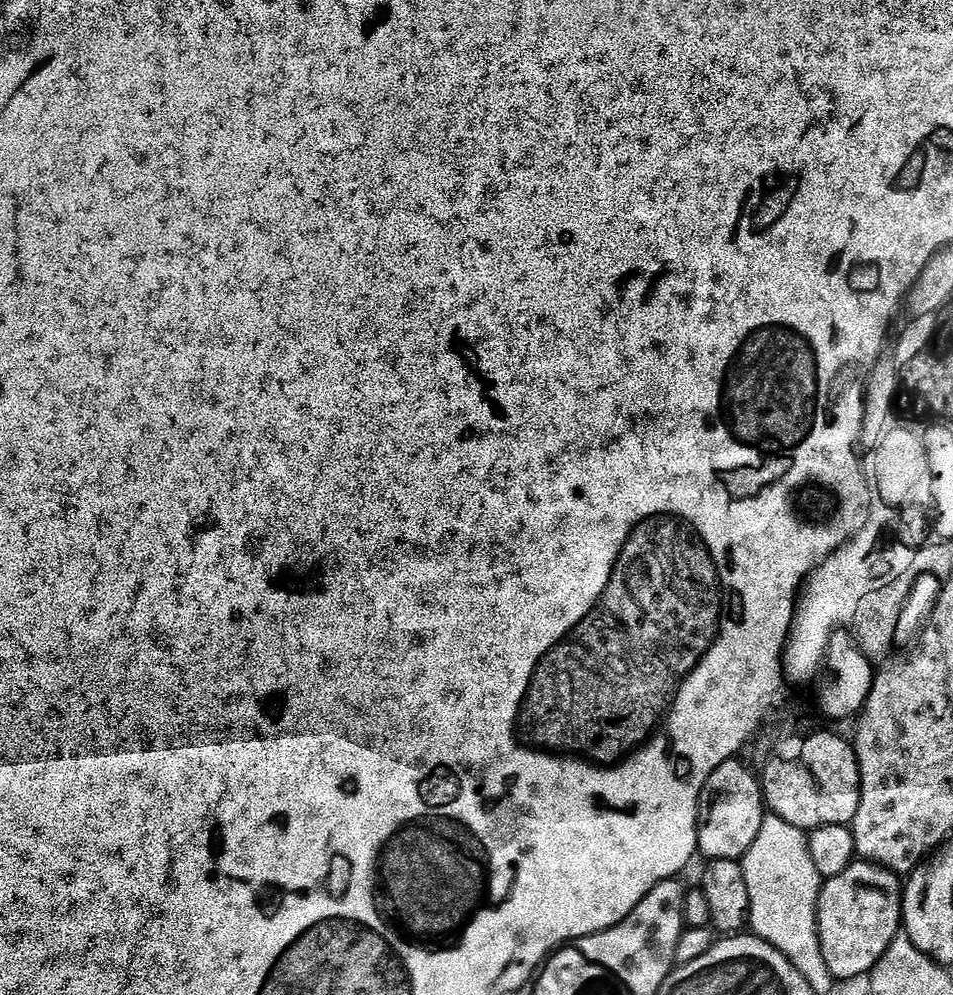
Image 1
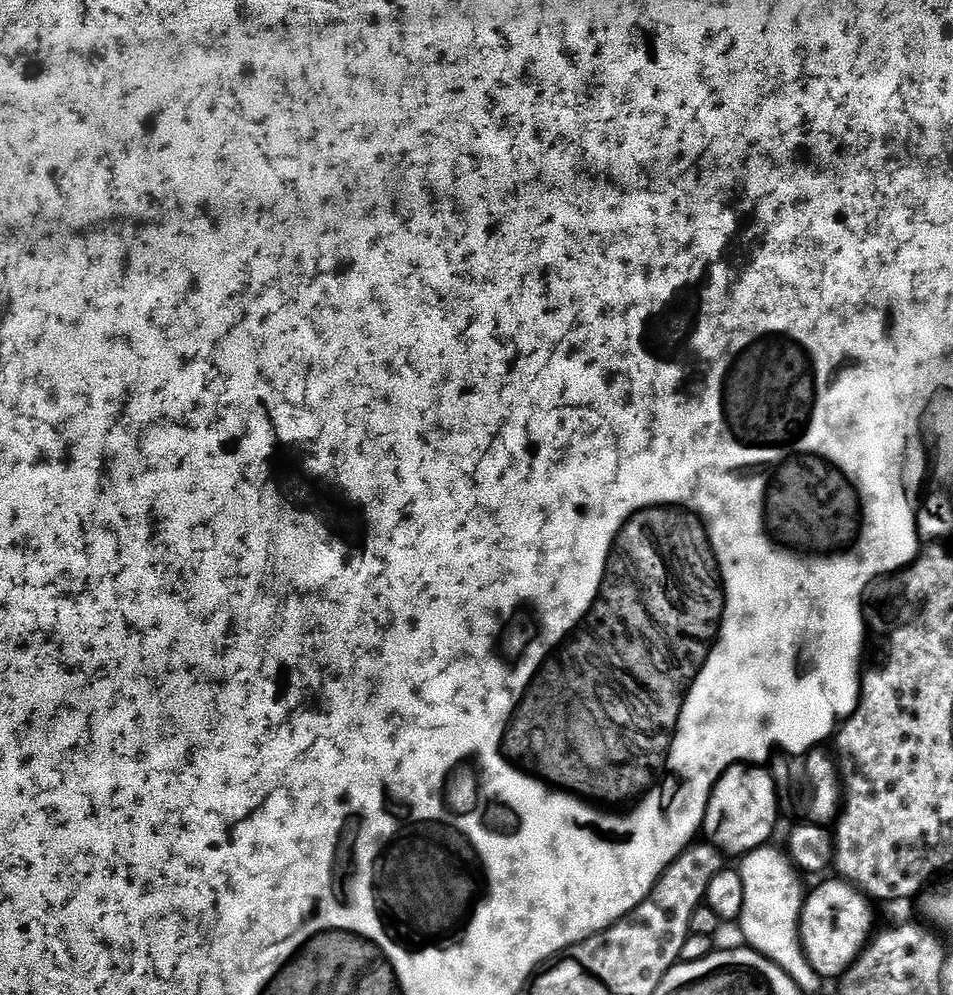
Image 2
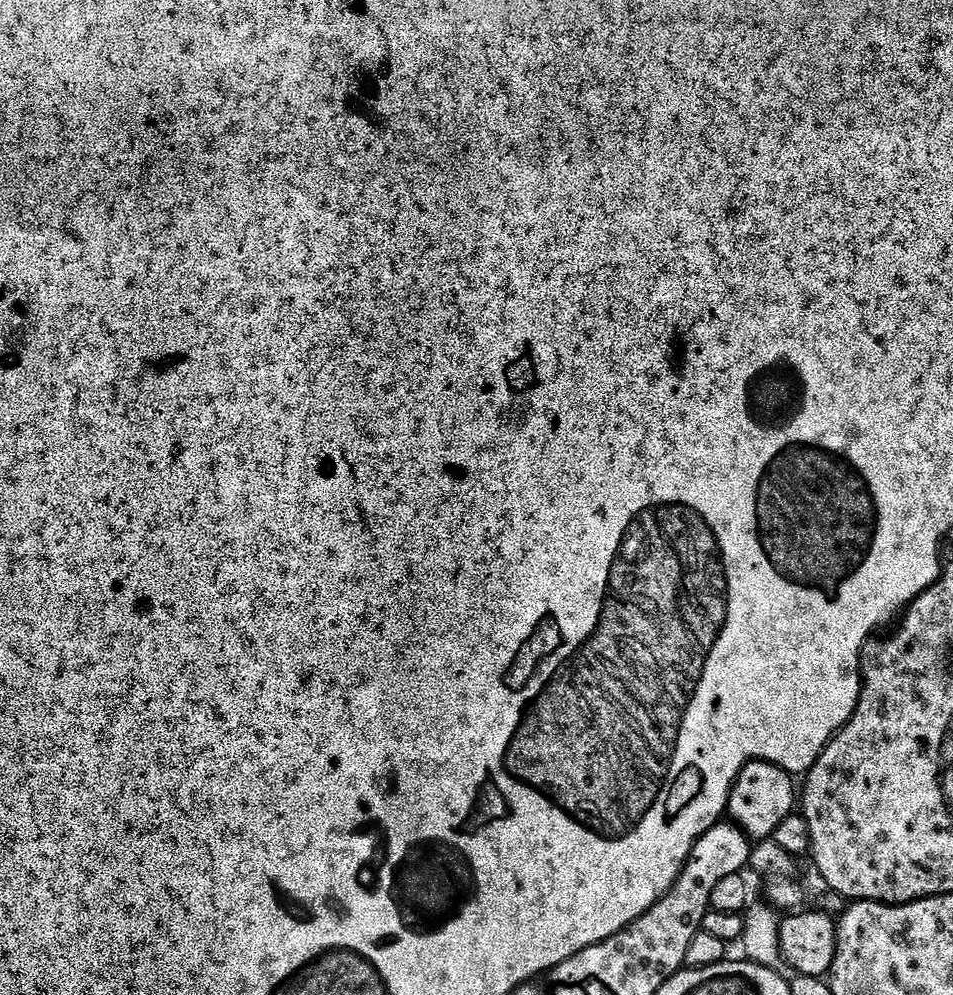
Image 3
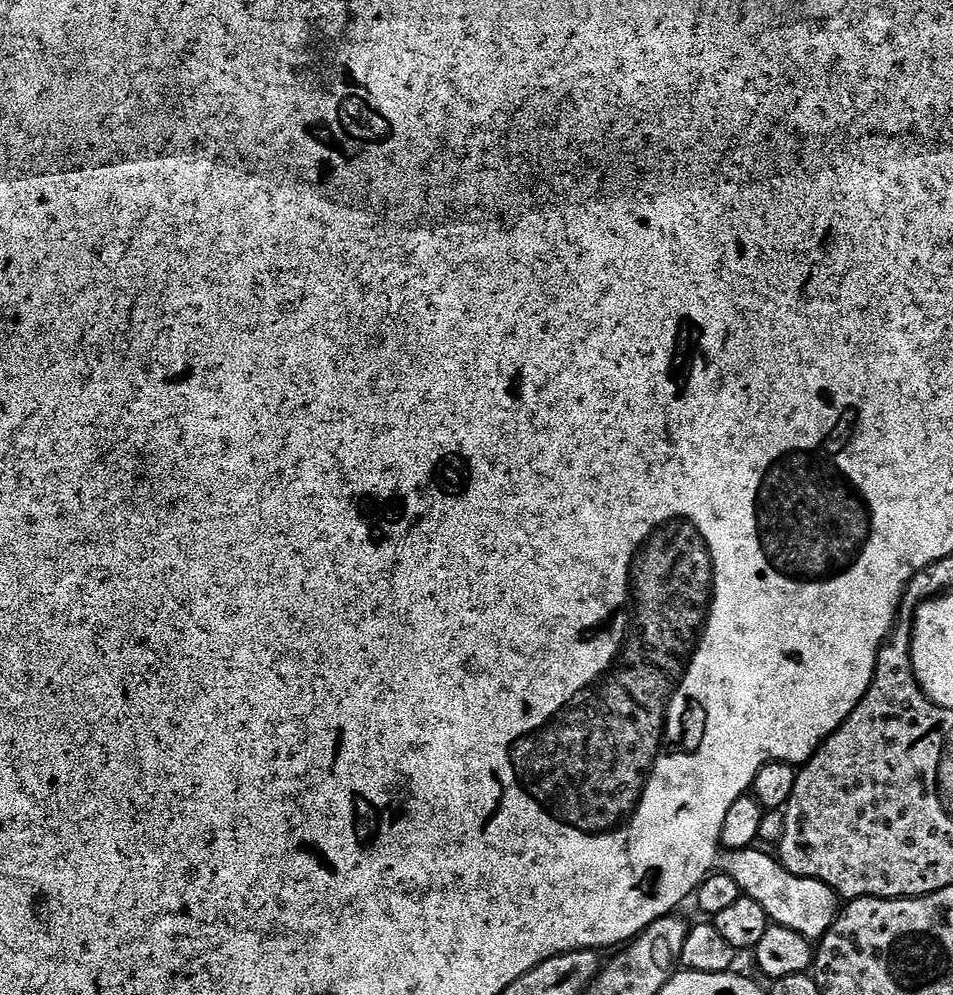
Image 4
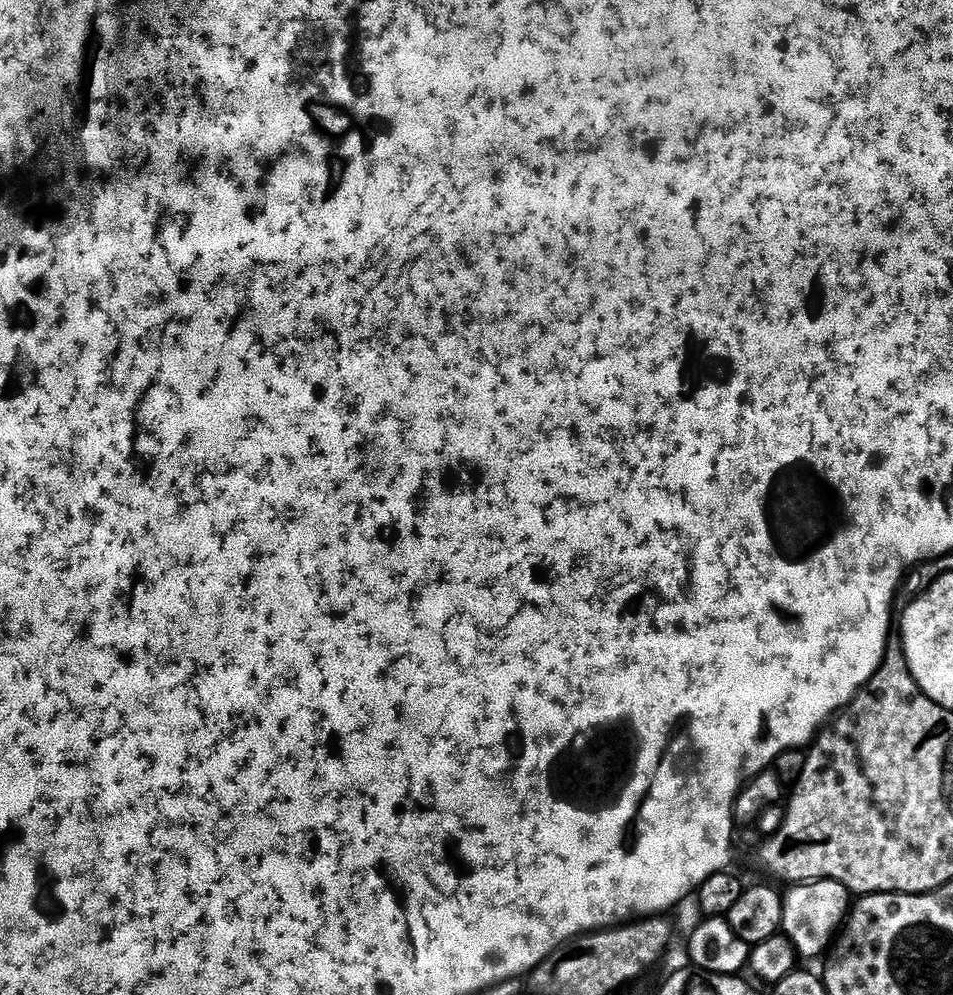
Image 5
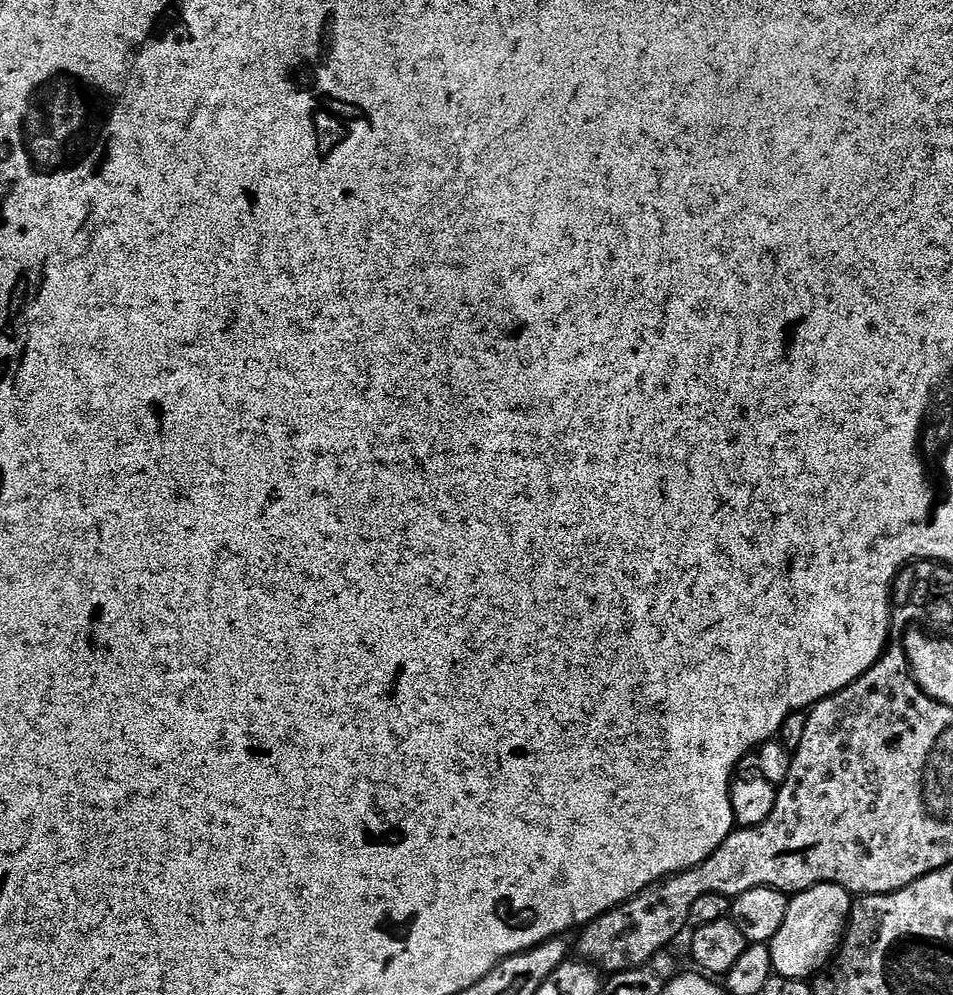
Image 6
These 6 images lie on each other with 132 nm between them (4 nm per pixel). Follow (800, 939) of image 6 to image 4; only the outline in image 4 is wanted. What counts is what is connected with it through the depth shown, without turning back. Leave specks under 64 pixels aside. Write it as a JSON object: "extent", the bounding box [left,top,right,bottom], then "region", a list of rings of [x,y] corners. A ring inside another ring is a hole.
{"extent":[726,850,838,942],"region":[[[734,850],[734,860],[726,860],[726,871],[738,882],[741,893],[766,910],[772,924],[781,924],[813,942],[827,934],[838,915],[836,891],[820,880],[795,876],[784,869],[775,855],[767,856],[757,850]]]}

